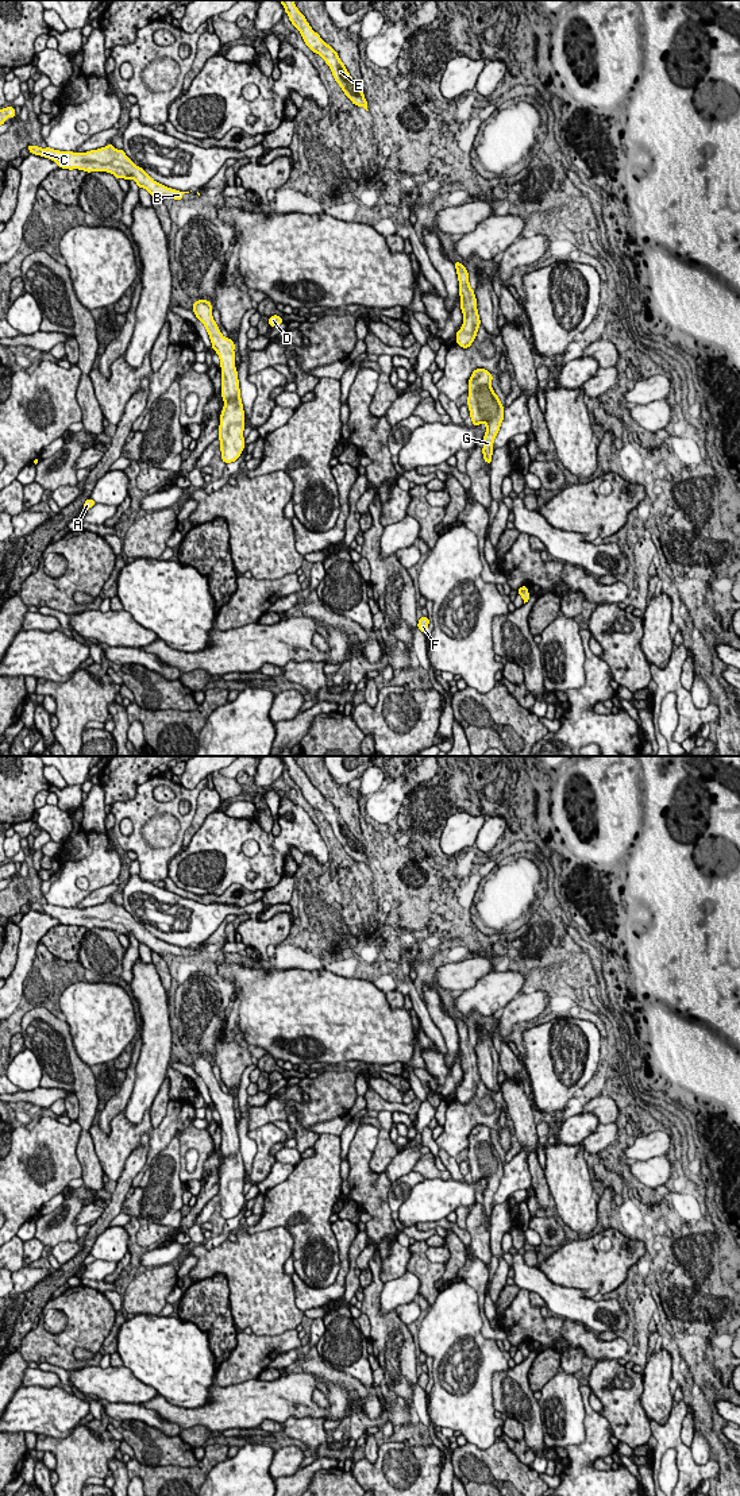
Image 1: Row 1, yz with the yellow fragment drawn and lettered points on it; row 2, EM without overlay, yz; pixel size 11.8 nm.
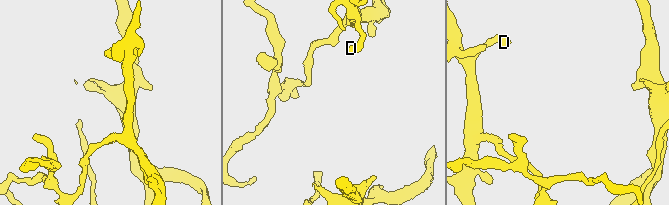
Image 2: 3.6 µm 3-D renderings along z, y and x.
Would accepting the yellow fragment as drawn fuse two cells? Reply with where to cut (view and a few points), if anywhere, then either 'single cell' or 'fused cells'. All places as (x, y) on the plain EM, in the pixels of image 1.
no cut | single cell

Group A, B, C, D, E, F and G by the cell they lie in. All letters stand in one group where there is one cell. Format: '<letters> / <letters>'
A B C D E F G

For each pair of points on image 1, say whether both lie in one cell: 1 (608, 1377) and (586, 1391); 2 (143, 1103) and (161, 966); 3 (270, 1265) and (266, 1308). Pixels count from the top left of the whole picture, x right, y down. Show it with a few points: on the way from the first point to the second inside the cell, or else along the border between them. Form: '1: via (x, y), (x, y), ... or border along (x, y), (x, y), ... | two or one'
1: border along (588, 1385), (593, 1391) | two
2: border along (151, 962), (168, 1003) | two
3: via (266, 1276), (266, 1298) | one

